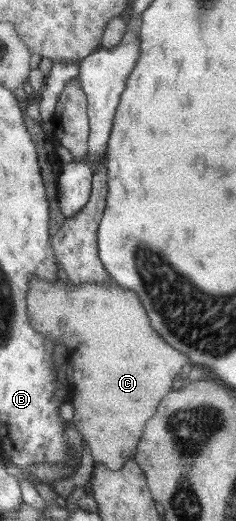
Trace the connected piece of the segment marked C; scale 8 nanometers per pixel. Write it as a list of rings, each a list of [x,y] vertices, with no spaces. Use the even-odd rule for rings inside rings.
[[[32,275],[26,305],[32,325],[56,345],[66,345],[69,351],[75,367],[72,393],[75,416],[72,422],[82,430],[94,463],[104,464],[114,471],[124,468],[128,461],[135,459],[146,426],[172,391],[184,365],[191,362],[190,356],[166,342],[150,323],[140,296],[112,278],[106,283],[76,285],[71,280],[66,284],[59,279],[46,281]]]

